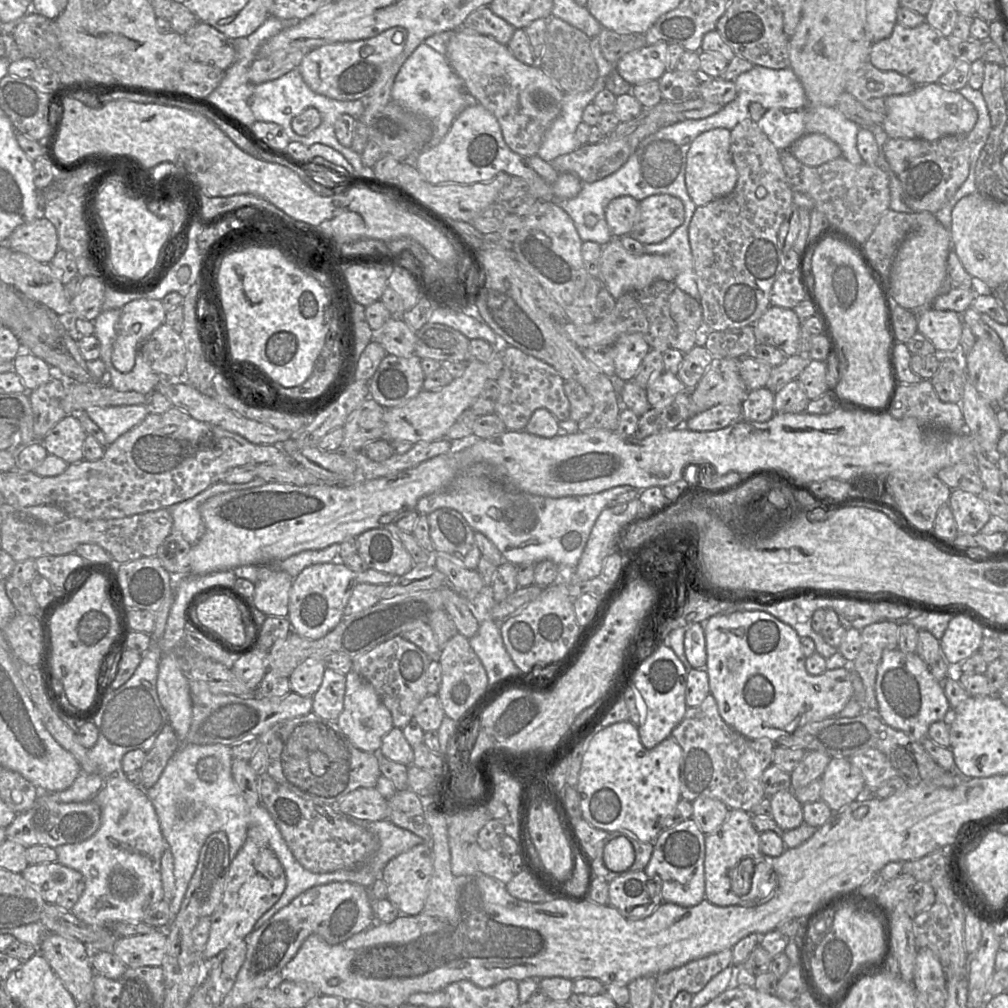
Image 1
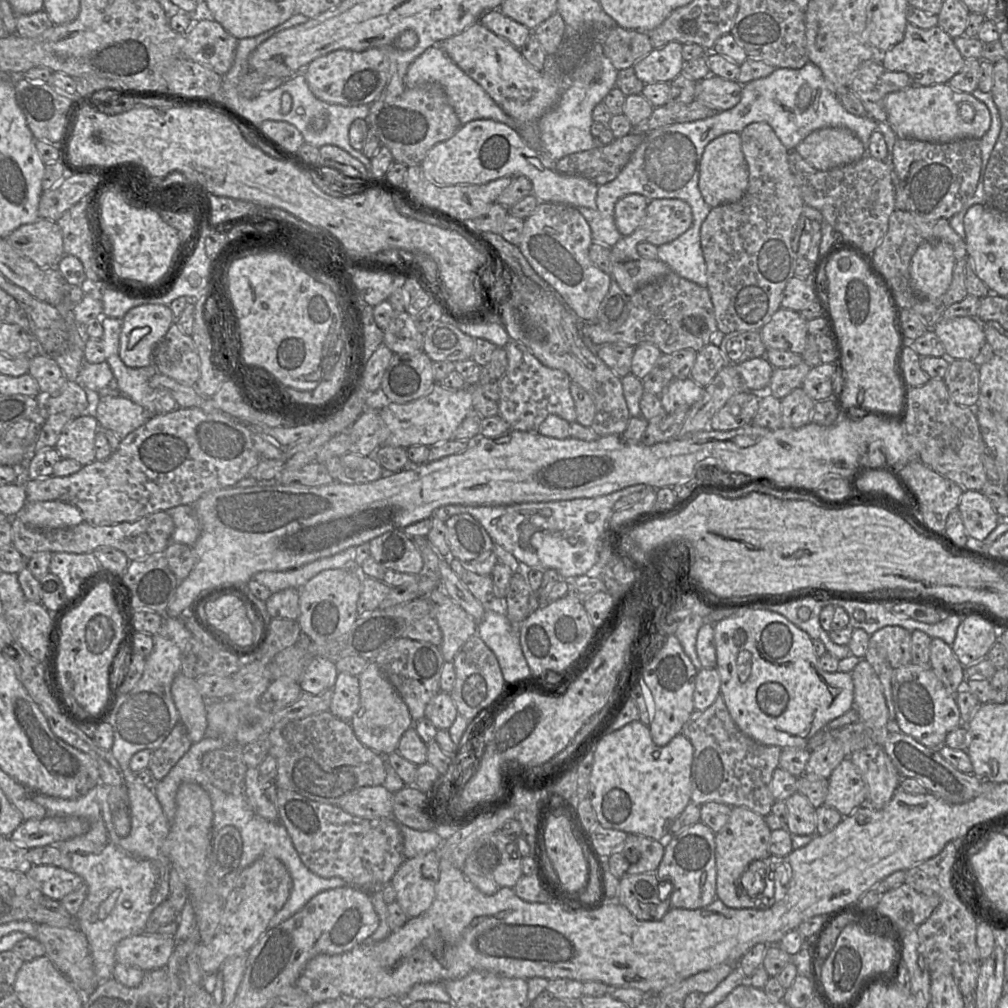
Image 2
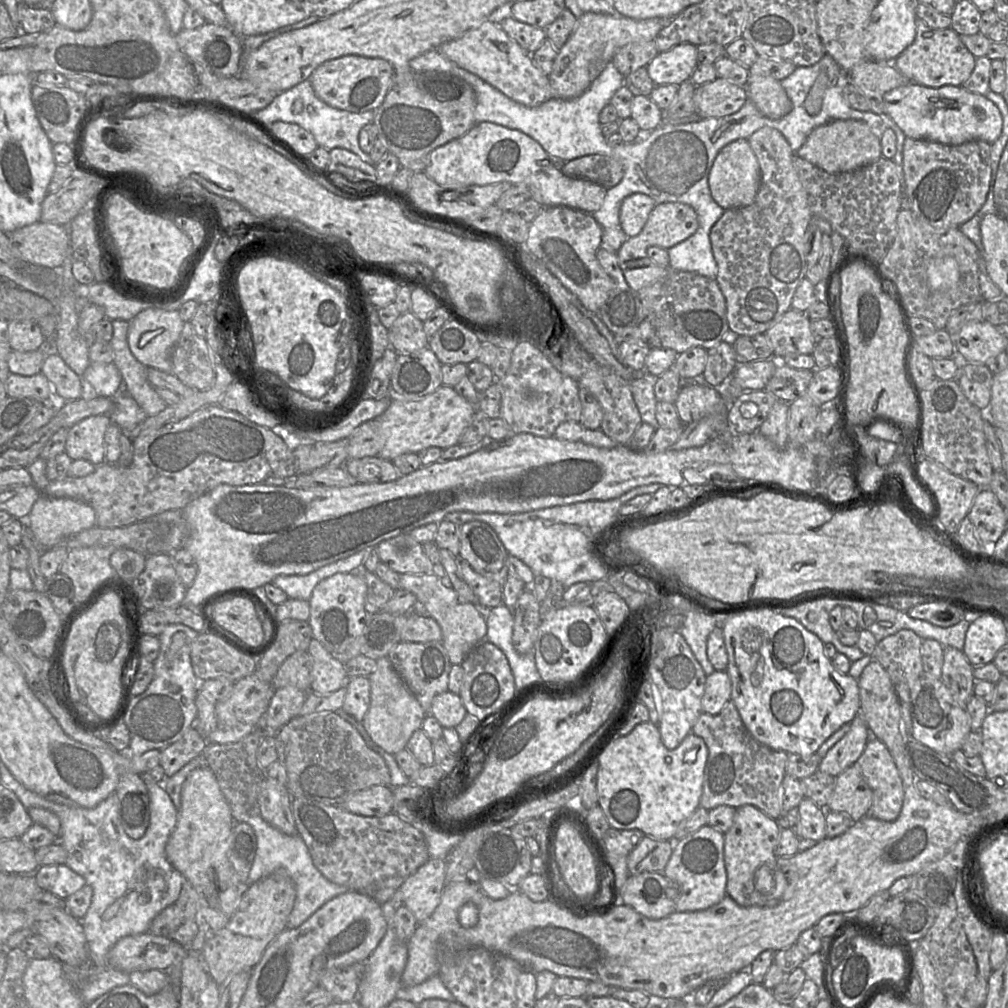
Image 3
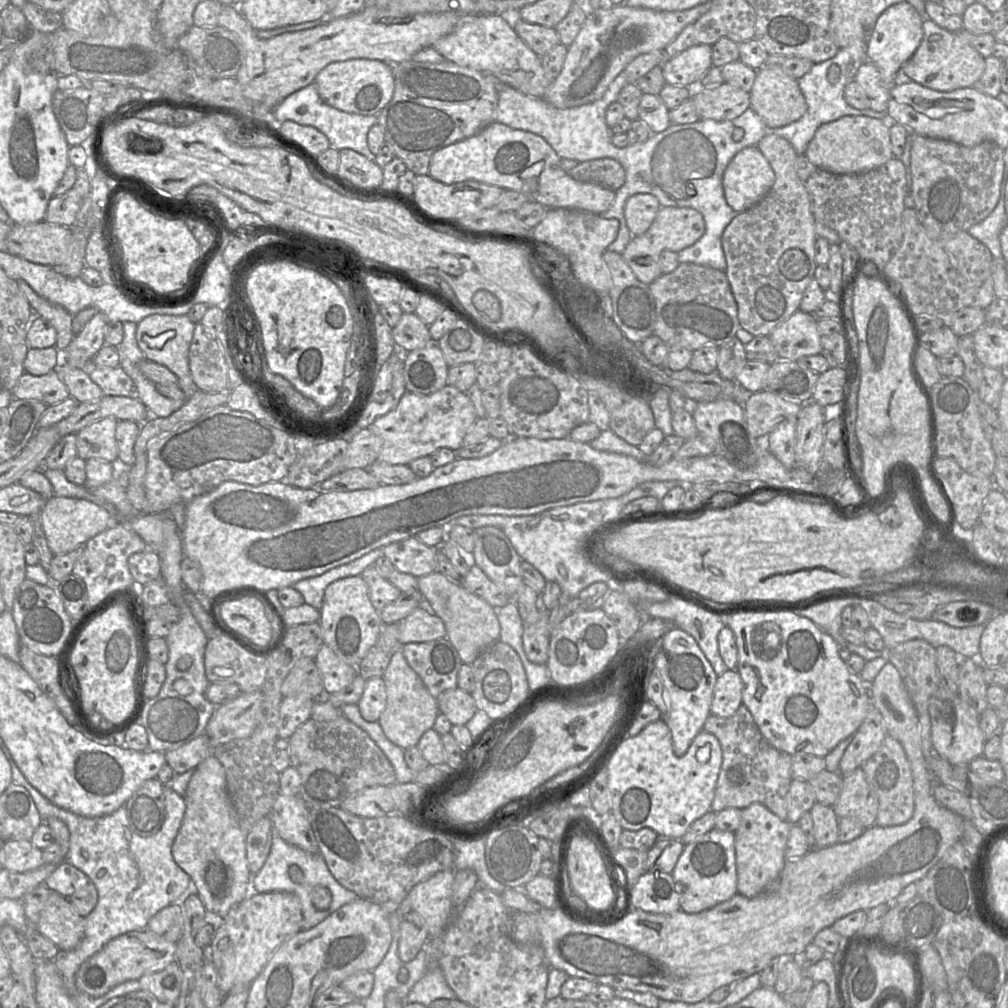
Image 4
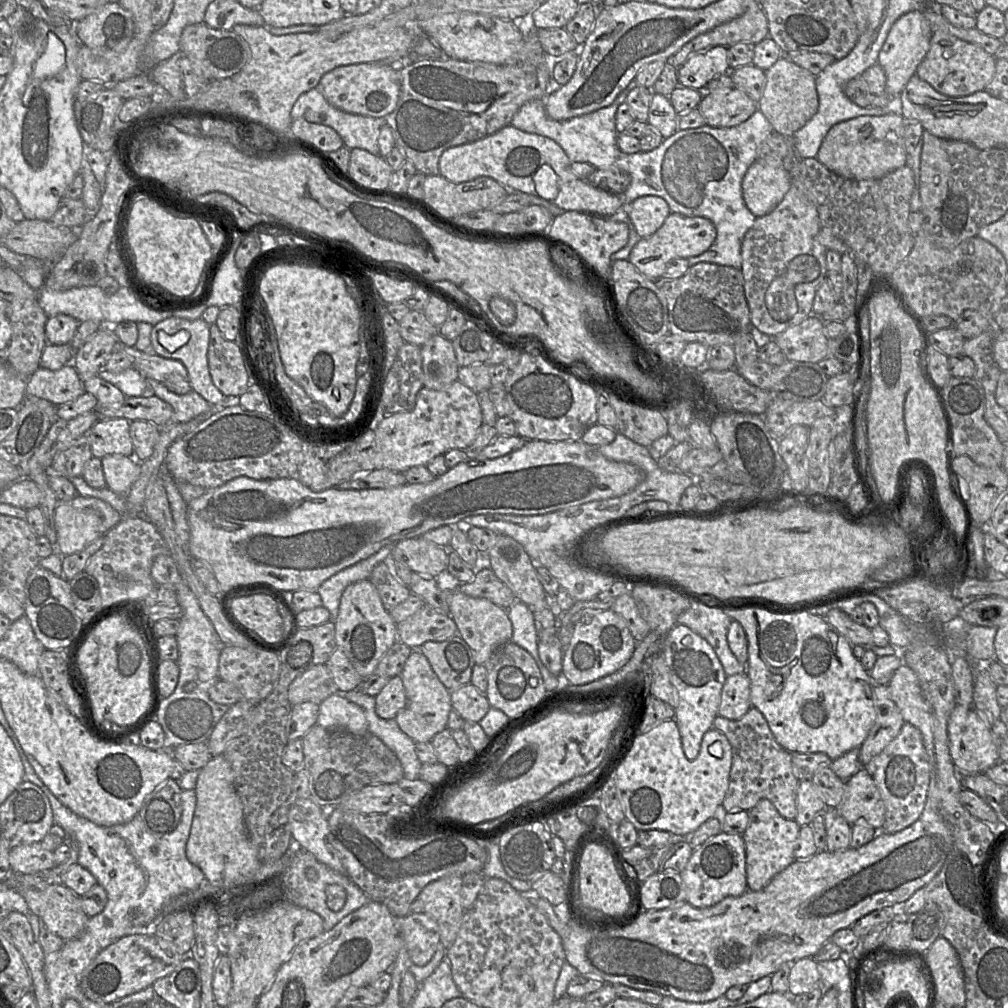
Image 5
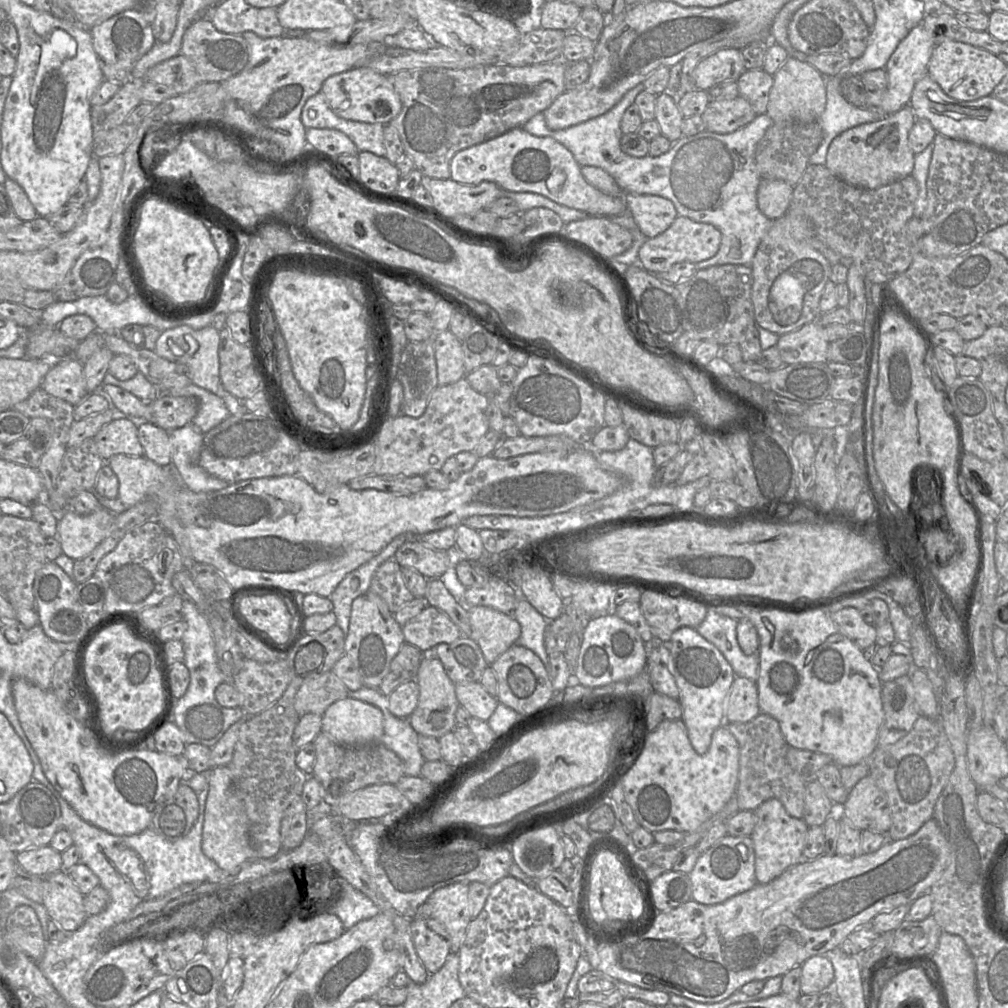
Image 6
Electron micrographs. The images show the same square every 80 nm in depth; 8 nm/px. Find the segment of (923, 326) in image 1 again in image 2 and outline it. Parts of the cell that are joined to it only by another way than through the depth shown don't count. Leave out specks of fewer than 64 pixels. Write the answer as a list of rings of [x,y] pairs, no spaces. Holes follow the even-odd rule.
[[[973,317],[942,319],[931,329],[942,341],[949,360],[974,361],[986,344],[983,326]]]

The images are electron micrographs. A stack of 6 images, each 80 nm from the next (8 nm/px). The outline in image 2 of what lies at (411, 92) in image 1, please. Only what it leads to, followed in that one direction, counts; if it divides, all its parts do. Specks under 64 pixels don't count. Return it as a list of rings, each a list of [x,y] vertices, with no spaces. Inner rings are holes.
[[[441,46],[429,47],[418,56],[409,65],[404,83],[405,89],[424,84],[439,84],[442,86],[461,125],[477,119],[491,119],[517,128],[517,123],[501,109],[476,81],[448,57]]]

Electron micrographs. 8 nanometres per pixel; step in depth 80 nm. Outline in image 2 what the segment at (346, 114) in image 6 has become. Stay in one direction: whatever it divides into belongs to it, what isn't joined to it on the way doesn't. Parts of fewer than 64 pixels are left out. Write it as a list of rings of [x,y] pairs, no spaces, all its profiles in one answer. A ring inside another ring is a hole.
[[[382,48],[357,52],[348,49],[332,51],[311,61],[303,76],[313,95],[321,101],[342,106],[372,104],[388,81],[389,60]]]

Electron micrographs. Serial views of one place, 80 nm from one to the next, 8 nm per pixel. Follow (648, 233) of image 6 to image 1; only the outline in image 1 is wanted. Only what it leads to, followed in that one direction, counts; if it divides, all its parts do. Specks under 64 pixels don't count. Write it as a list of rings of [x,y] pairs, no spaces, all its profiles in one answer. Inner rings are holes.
[[[620,196],[609,202],[605,218],[613,237],[628,235],[638,220],[639,201],[631,196]]]

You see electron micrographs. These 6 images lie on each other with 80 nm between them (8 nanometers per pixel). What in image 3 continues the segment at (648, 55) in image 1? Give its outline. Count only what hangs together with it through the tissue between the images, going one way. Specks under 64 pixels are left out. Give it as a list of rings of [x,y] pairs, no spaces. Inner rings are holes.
[[[684,43],[659,52],[646,69],[655,85],[679,85],[690,79],[698,64],[697,46]]]

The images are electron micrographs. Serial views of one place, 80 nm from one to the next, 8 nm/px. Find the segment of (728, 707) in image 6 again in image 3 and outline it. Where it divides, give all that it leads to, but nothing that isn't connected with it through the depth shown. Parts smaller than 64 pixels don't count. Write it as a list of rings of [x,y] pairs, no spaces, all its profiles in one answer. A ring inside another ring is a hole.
[[[715,670],[708,675],[701,701],[702,712],[718,714],[731,699],[731,681],[726,671]]]

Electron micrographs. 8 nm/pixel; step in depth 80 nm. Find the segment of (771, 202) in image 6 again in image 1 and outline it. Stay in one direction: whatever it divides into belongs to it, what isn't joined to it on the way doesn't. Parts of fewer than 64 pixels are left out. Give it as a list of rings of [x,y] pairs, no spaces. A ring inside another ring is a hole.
[[[715,128],[698,135],[687,153],[685,184],[687,192],[696,206],[730,194],[735,188],[738,174],[730,152],[730,130]]]

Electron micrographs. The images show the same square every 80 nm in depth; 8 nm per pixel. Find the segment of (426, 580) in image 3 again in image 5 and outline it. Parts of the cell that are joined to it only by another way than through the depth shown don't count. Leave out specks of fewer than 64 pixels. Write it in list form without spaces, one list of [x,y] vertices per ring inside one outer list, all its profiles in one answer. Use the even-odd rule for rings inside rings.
[[[459,589],[444,592],[449,605],[449,615],[457,626],[458,635],[471,648],[476,665],[484,665],[497,648],[511,640],[513,629],[506,609],[488,599],[468,596]]]

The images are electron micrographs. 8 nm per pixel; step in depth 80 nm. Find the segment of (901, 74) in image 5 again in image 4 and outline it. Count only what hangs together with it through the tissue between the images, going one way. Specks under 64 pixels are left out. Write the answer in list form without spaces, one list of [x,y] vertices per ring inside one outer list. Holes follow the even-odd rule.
[[[903,1],[887,8],[878,18],[867,37],[867,59],[876,64],[887,85],[901,77],[902,66],[913,56],[923,39],[924,17],[909,2]]]

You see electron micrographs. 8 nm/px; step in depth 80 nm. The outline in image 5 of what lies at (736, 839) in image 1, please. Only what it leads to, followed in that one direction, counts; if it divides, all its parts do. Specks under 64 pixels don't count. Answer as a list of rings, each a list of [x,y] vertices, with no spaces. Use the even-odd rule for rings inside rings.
[[[766,799],[747,812],[749,823],[742,834],[746,853],[746,880],[748,890],[759,891],[796,860],[794,848],[800,826],[795,820],[783,818],[772,802]]]

